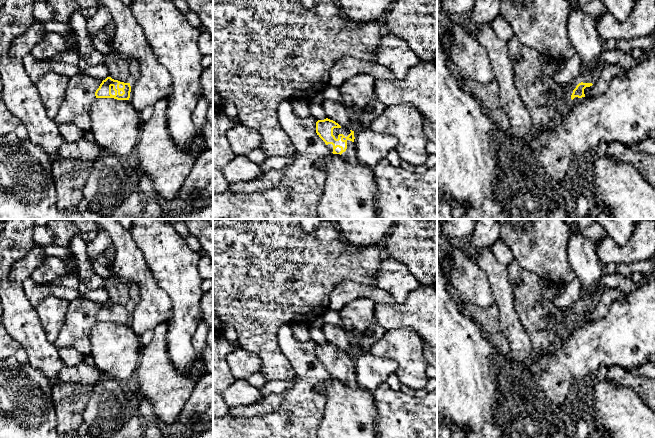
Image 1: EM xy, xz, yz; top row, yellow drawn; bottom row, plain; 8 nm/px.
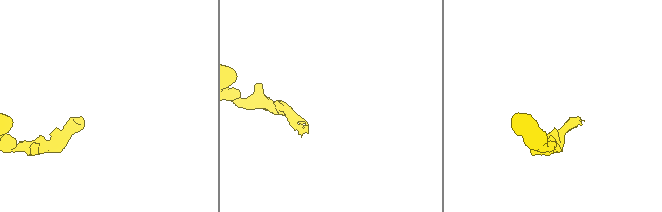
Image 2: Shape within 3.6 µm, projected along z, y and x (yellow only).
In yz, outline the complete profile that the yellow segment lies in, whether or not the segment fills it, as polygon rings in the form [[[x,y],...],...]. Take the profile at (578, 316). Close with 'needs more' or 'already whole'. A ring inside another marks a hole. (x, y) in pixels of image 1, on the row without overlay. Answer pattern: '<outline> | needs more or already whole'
[[[605,288],[601,293],[601,299],[597,306],[592,307],[579,307],[576,312],[573,314],[571,323],[575,321],[592,321],[604,316],[609,306],[616,300],[623,300],[627,294],[617,288]]] | needs more

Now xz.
[[[328,342],[318,344],[316,346],[316,357],[325,366],[333,378],[338,378],[350,387],[357,387],[362,389],[356,384],[356,376],[354,371],[354,355],[342,352],[338,347]]] | needs more

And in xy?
[[[111,301],[102,305],[95,316],[96,322],[114,322],[117,324],[129,324],[131,316],[130,307],[120,306]]] | needs more

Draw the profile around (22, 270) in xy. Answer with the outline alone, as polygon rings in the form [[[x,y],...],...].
[[[34,245],[31,250],[11,268],[10,277],[13,283],[23,283],[31,278],[32,273],[46,259],[46,254],[41,246]]]

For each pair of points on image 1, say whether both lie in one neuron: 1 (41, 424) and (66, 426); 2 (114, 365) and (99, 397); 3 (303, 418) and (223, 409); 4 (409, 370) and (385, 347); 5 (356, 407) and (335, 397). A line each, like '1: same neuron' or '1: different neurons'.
1: different neurons
2: different neurons
3: different neurons
4: same neuron
5: same neuron

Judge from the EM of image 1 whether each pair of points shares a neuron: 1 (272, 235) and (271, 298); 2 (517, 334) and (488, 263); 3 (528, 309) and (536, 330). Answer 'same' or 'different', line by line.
1: same
2: same
3: same

